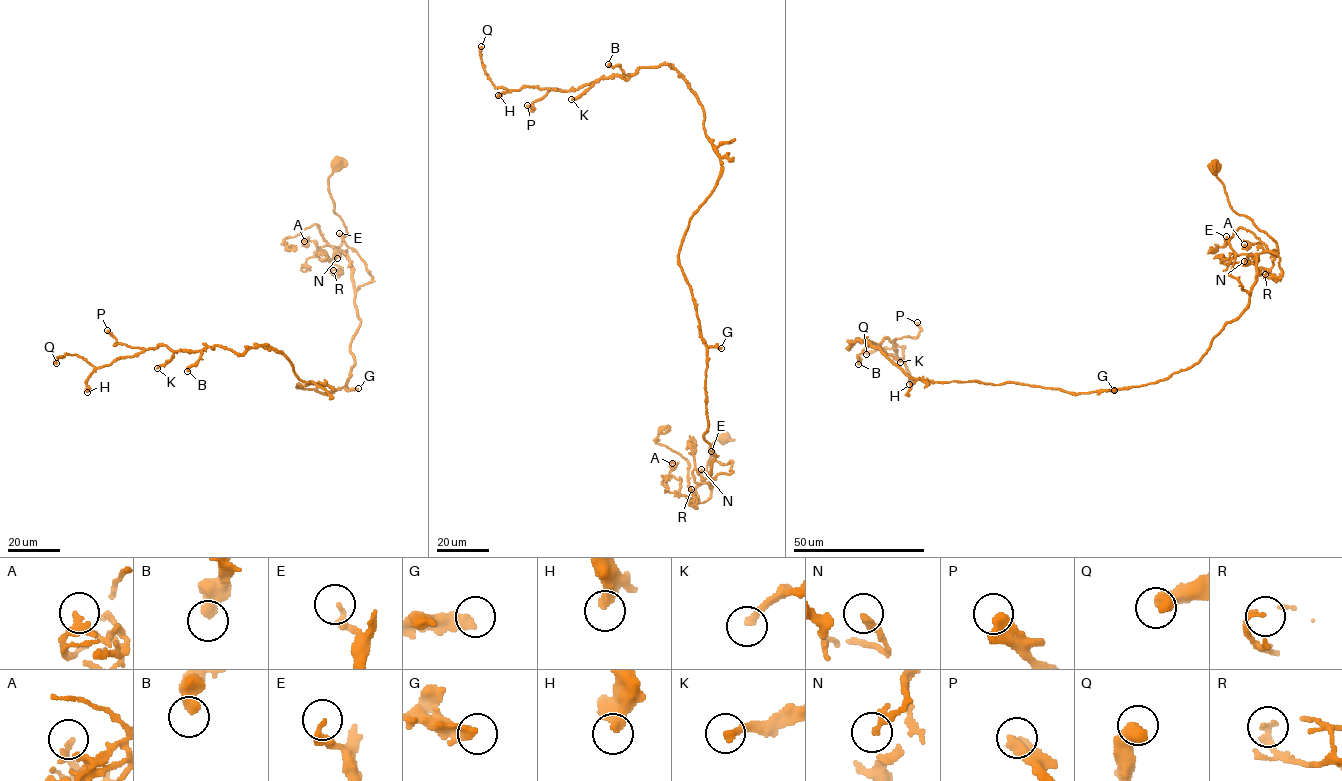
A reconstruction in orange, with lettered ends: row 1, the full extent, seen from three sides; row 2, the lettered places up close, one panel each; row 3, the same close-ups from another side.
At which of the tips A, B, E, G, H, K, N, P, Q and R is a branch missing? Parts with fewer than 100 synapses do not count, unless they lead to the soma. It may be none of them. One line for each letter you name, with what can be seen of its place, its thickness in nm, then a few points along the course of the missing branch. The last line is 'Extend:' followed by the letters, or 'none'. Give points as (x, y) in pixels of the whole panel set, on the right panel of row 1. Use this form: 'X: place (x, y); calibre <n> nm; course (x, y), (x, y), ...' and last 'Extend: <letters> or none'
K: place (900, 362); calibre 280 nm; course (900, 362), (906, 372), (906, 384), (895, 393), (884, 394), (875, 387), (856, 382), (852, 374), (857, 366)
Extend: K

